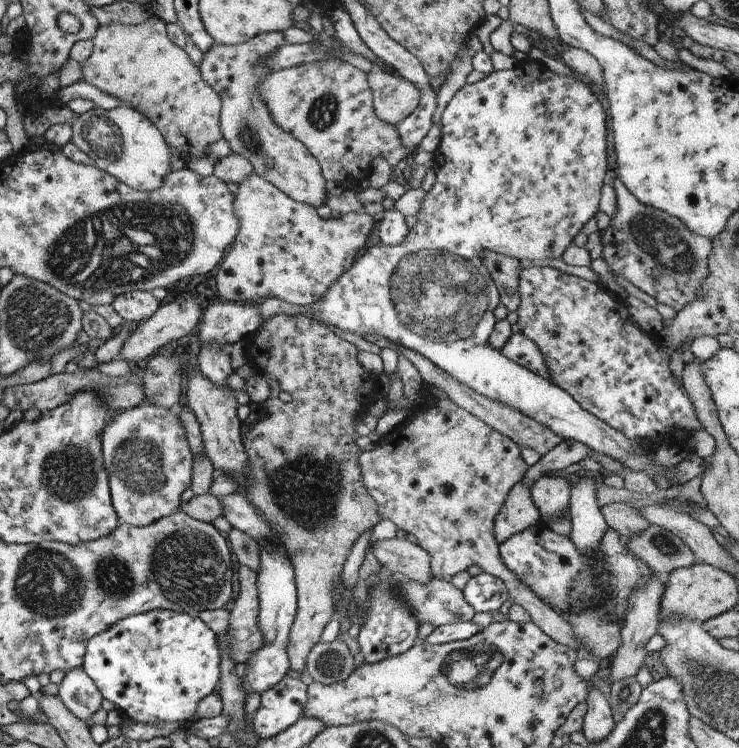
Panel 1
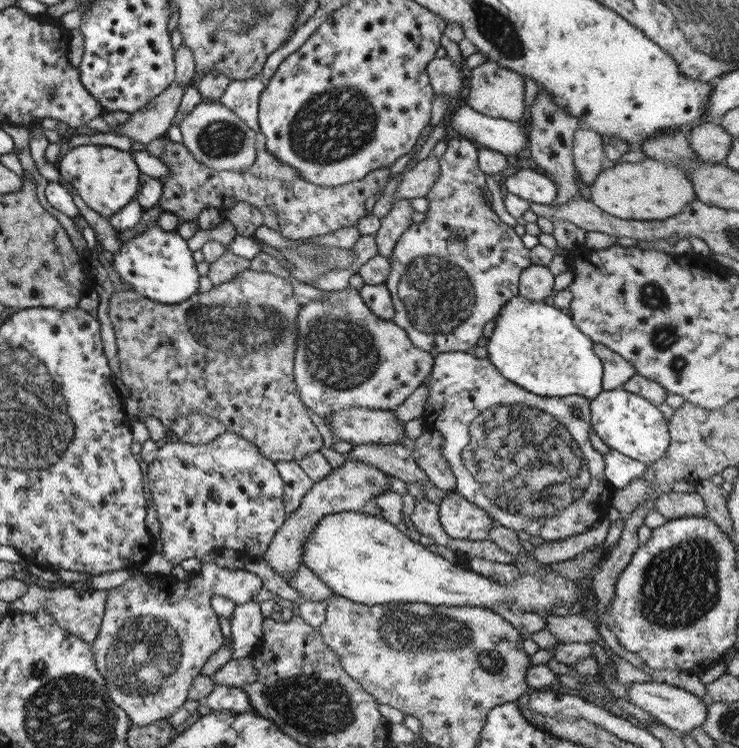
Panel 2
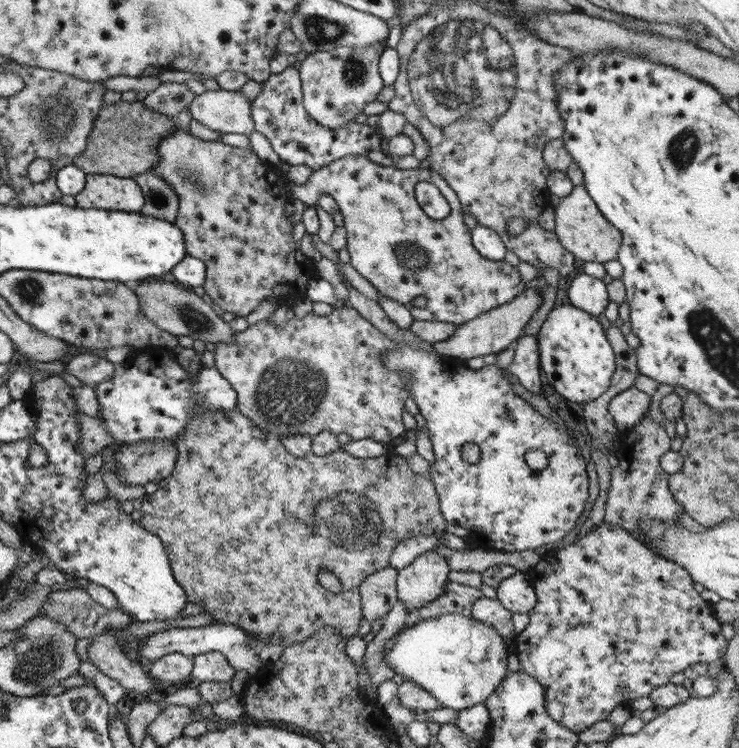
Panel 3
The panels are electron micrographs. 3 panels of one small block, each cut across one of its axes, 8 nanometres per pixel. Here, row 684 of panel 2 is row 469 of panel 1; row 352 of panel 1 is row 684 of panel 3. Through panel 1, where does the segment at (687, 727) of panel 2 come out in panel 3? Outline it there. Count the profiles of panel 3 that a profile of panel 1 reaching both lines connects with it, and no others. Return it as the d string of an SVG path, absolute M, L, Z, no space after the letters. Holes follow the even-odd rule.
M457 613L440 614L404 626L384 656L394 674L404 676L453 711L473 707L506 679L508 644L488 624Z

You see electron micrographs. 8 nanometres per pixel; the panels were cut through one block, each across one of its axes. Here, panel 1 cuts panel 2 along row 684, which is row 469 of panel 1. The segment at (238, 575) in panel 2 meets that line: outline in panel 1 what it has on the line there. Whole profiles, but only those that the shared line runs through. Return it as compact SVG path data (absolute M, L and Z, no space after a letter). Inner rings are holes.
M147 403L115 415L102 430L102 466L108 476L110 501L119 524L142 527L179 510L181 492L190 486L192 457L176 409L154 407Z

